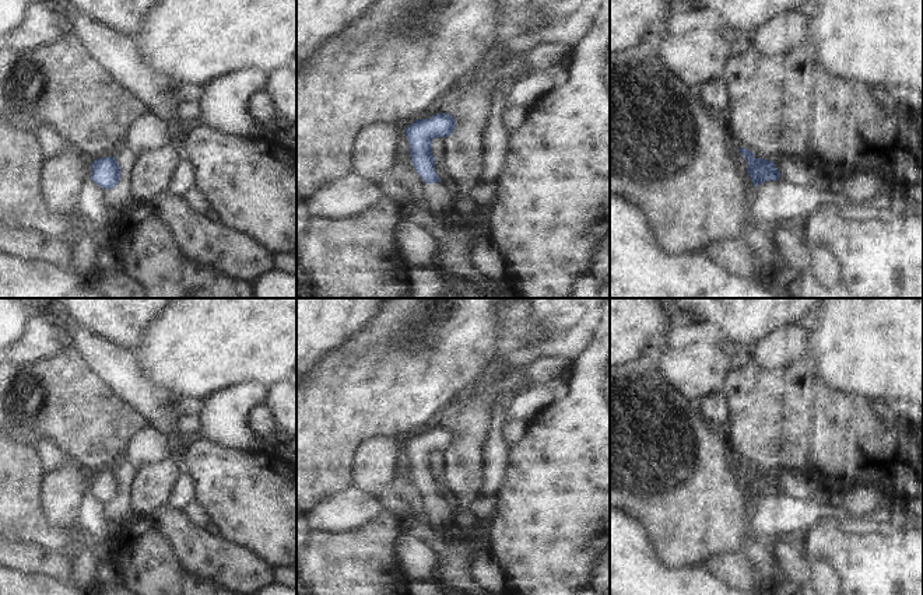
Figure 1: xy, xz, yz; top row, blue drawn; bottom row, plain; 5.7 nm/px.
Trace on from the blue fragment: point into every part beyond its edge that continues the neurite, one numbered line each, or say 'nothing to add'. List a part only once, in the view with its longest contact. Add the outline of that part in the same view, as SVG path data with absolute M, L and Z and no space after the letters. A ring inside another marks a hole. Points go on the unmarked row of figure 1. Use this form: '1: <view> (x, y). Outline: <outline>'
1: xz (439, 514). Outline: M411 470L407 475L408 480L415 486L413 477L411 477ZM415 486L417 487L417 486ZM417 487L418 489L418 487ZM418 489L418 497L422 501L424 505L424 515L427 517L429 526L435 533L442 533L445 535L446 532L450 531L452 524L456 518L455 511L449 505L446 496L435 496L427 498L421 490Z

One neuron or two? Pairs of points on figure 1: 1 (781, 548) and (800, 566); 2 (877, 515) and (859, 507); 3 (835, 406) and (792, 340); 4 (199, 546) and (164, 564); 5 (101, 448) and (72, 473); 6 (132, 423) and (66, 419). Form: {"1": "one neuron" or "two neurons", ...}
{"1": "one neuron", "2": "two neurons", "3": "two neurons", "4": "two neurons", "5": "two neurons", "6": "one neuron"}

